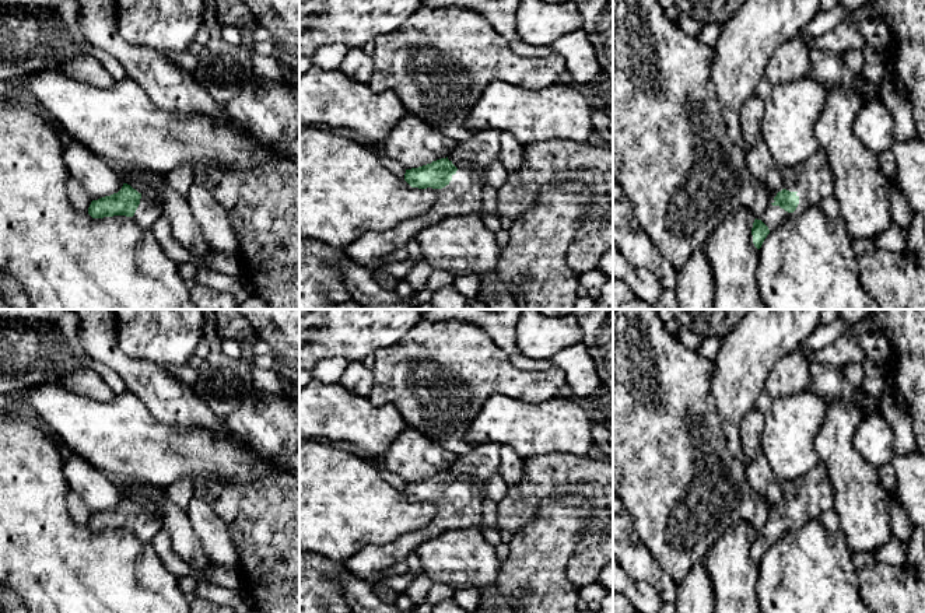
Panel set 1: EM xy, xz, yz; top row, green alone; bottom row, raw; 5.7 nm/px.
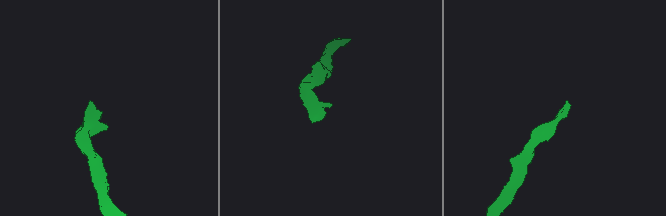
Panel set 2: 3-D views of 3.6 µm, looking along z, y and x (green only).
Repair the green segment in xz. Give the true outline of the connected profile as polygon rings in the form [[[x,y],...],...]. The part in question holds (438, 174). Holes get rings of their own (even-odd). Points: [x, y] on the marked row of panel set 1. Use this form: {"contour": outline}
{"contour": [[[441,158],[431,164],[406,169],[404,181],[411,188],[438,189],[437,203],[425,214],[402,221],[397,227],[382,232],[367,232],[344,251],[355,263],[372,269],[382,258],[407,246],[424,228],[435,225],[449,217],[481,214],[483,182],[470,178],[462,188],[451,185],[458,168],[452,161]]]}

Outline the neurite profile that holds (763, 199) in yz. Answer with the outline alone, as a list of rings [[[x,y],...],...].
[[[753,179],[753,188],[754,188],[754,202],[750,210],[754,214],[754,217],[758,218],[764,214],[764,211],[768,209],[774,199],[763,181]]]

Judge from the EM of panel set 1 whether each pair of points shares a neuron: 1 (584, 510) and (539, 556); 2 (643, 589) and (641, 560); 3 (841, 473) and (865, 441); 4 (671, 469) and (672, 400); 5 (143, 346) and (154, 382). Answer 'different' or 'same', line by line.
1: same
2: different
3: different
4: same
5: different

